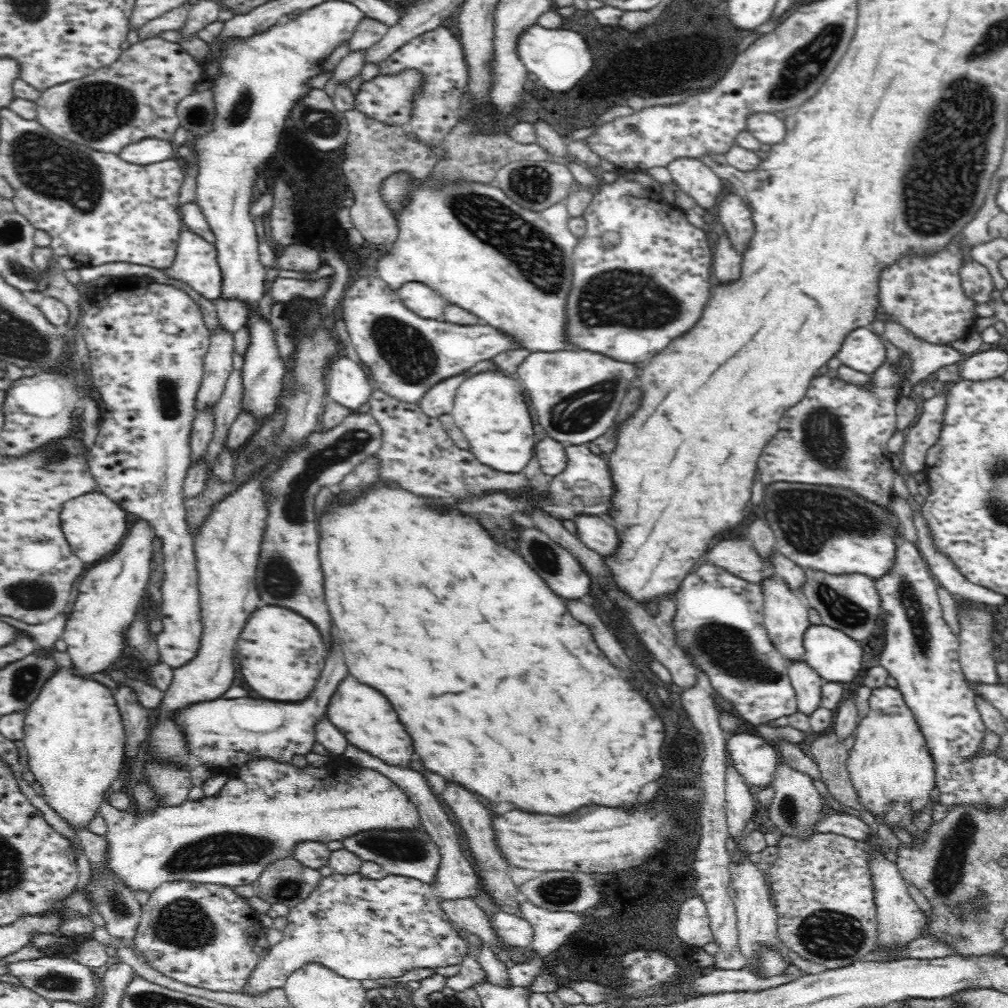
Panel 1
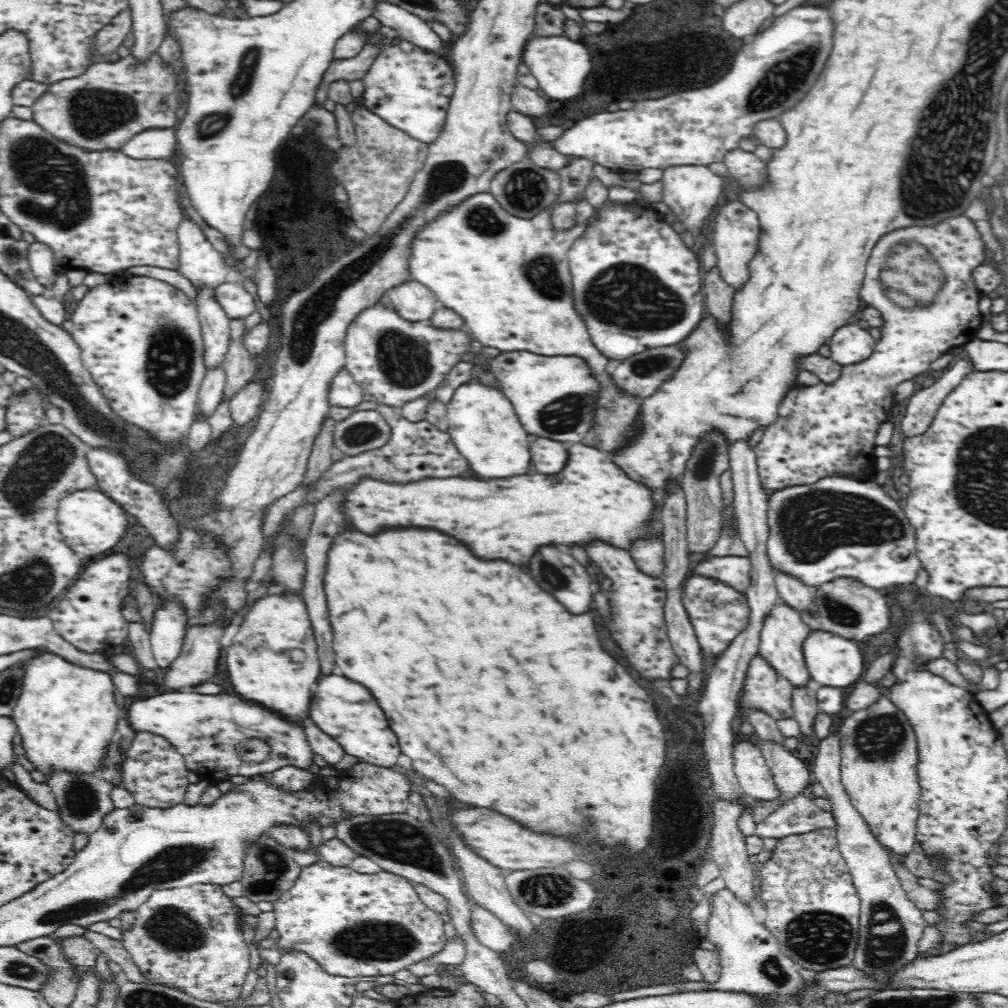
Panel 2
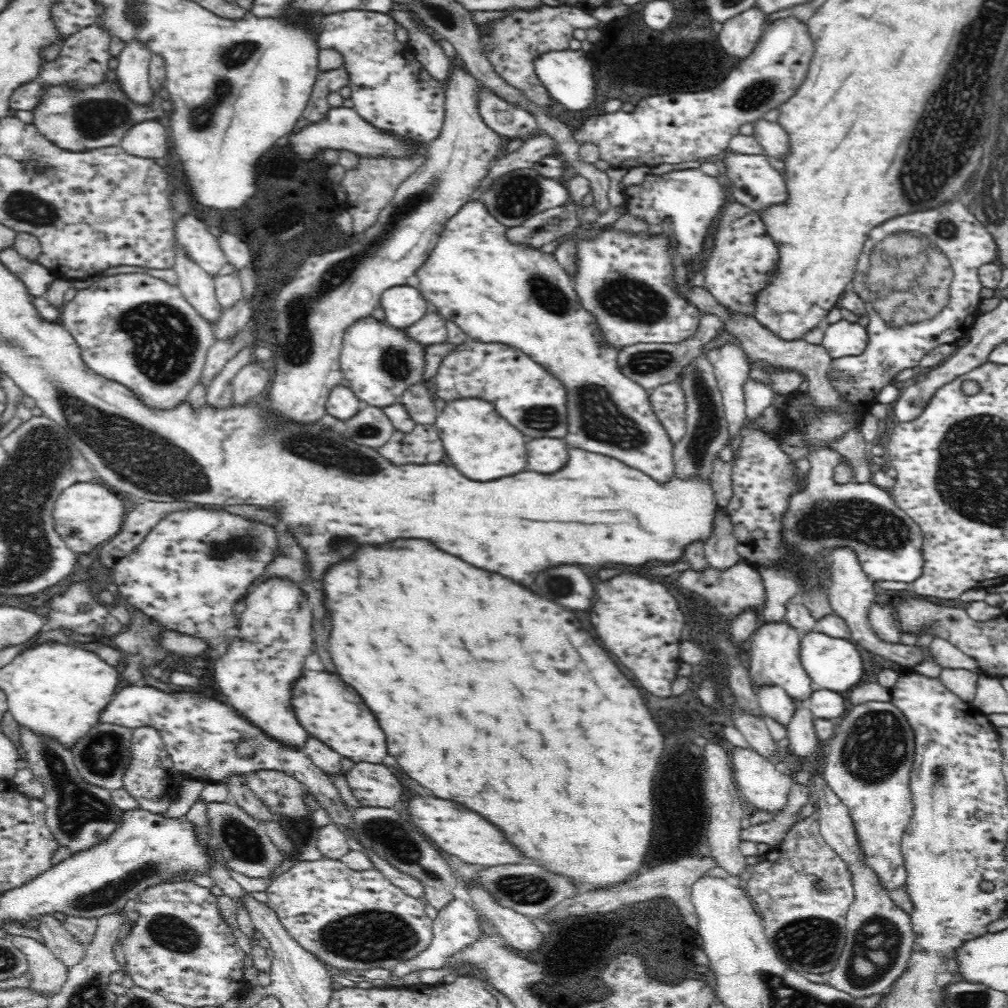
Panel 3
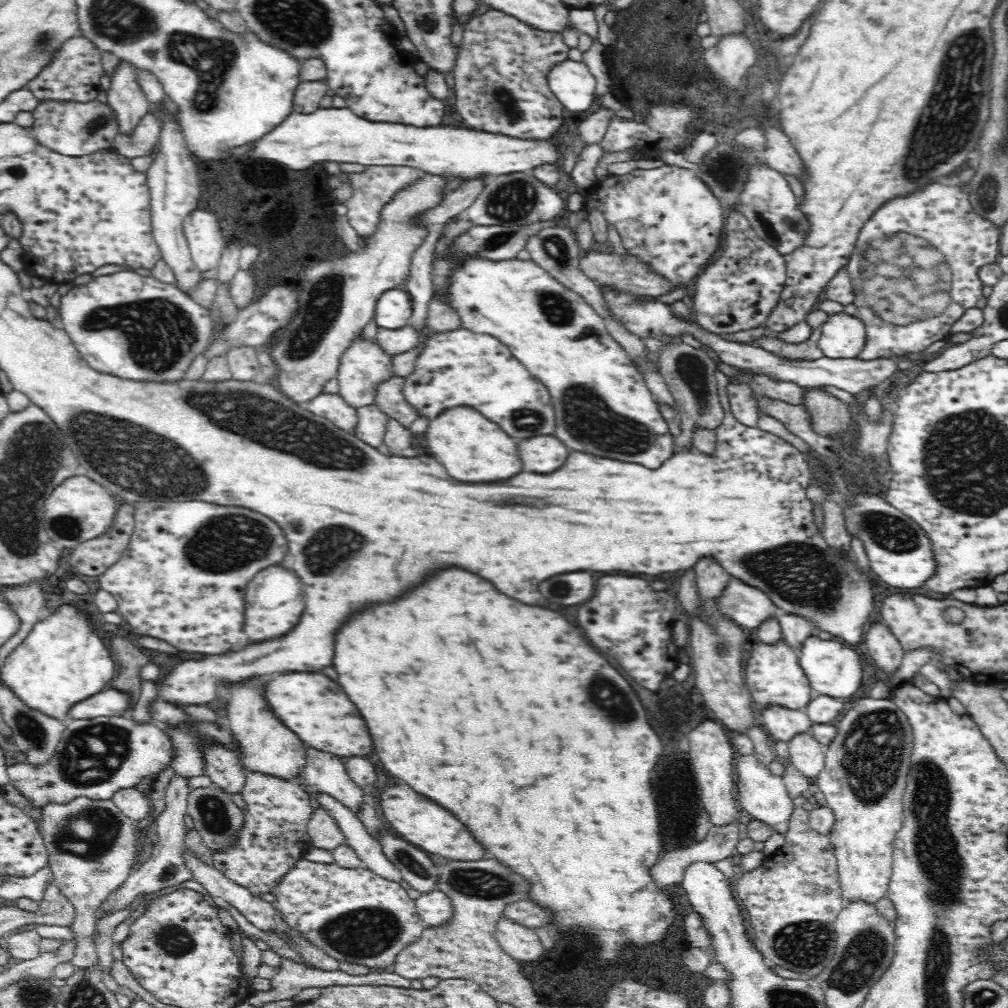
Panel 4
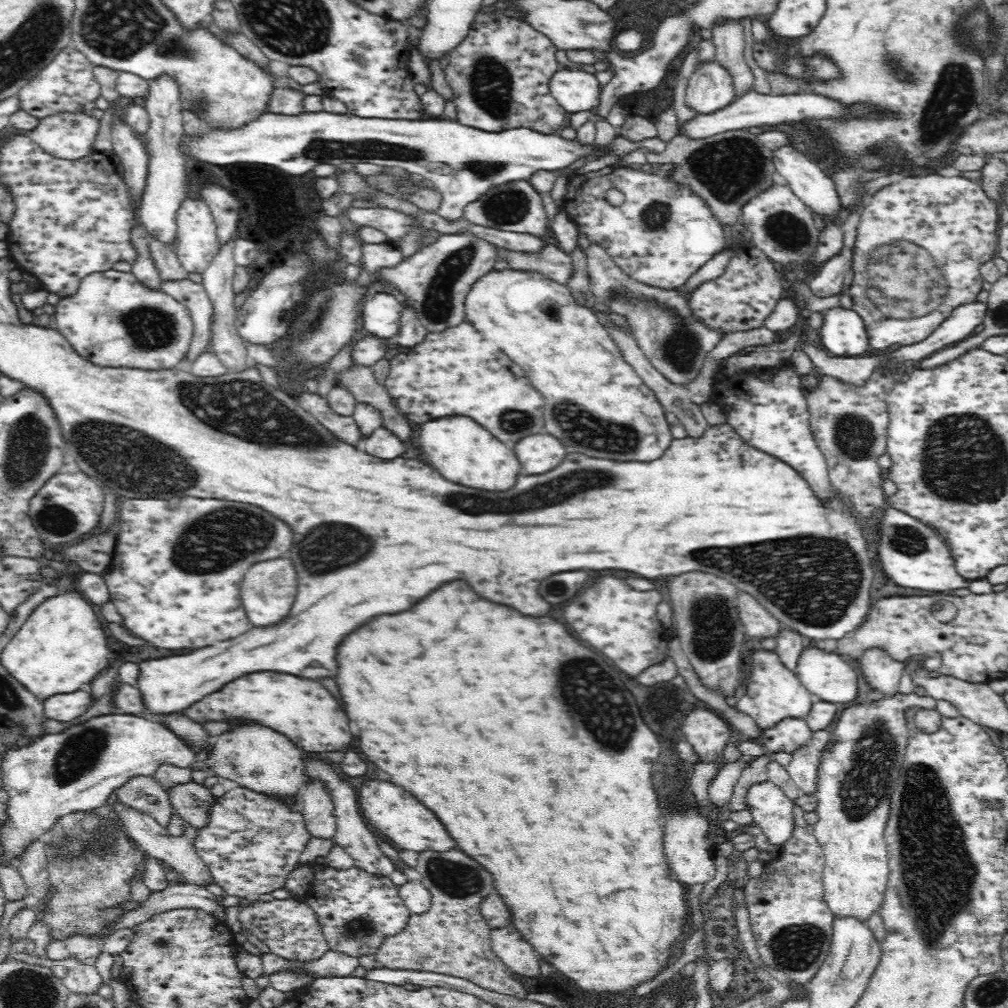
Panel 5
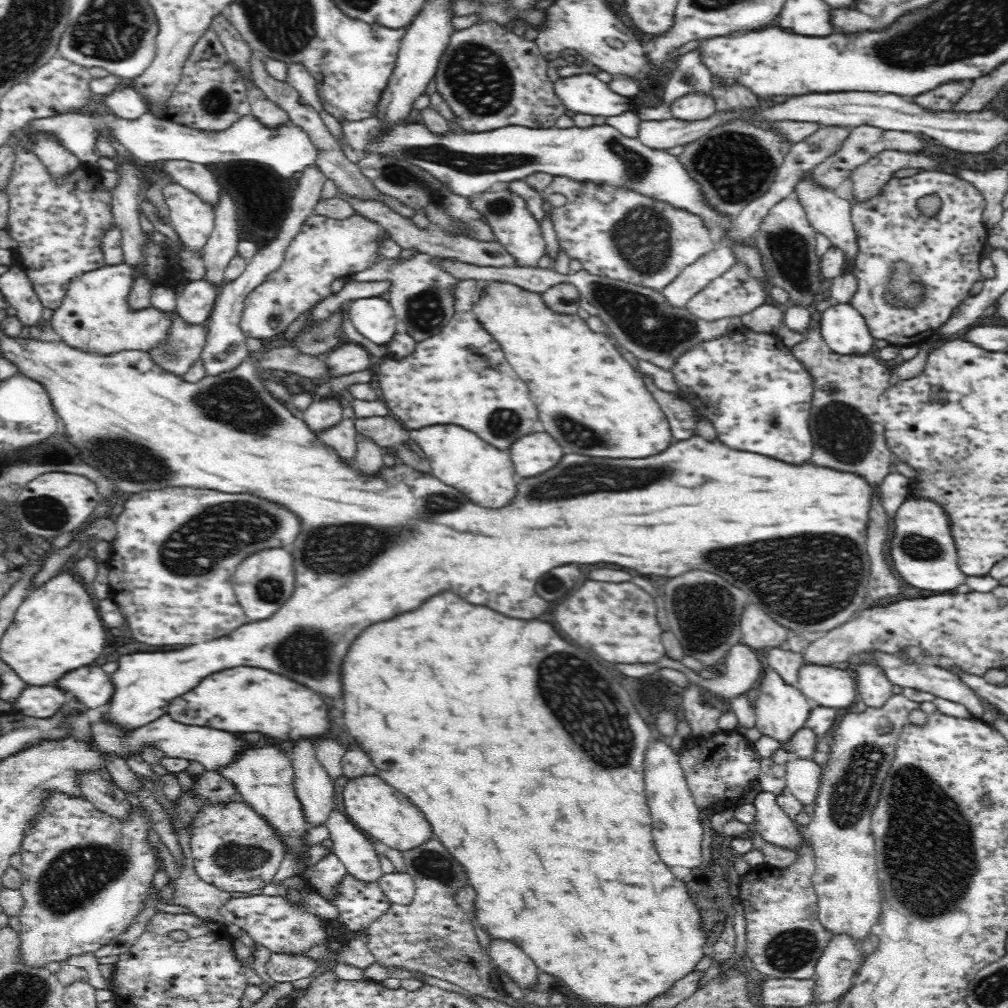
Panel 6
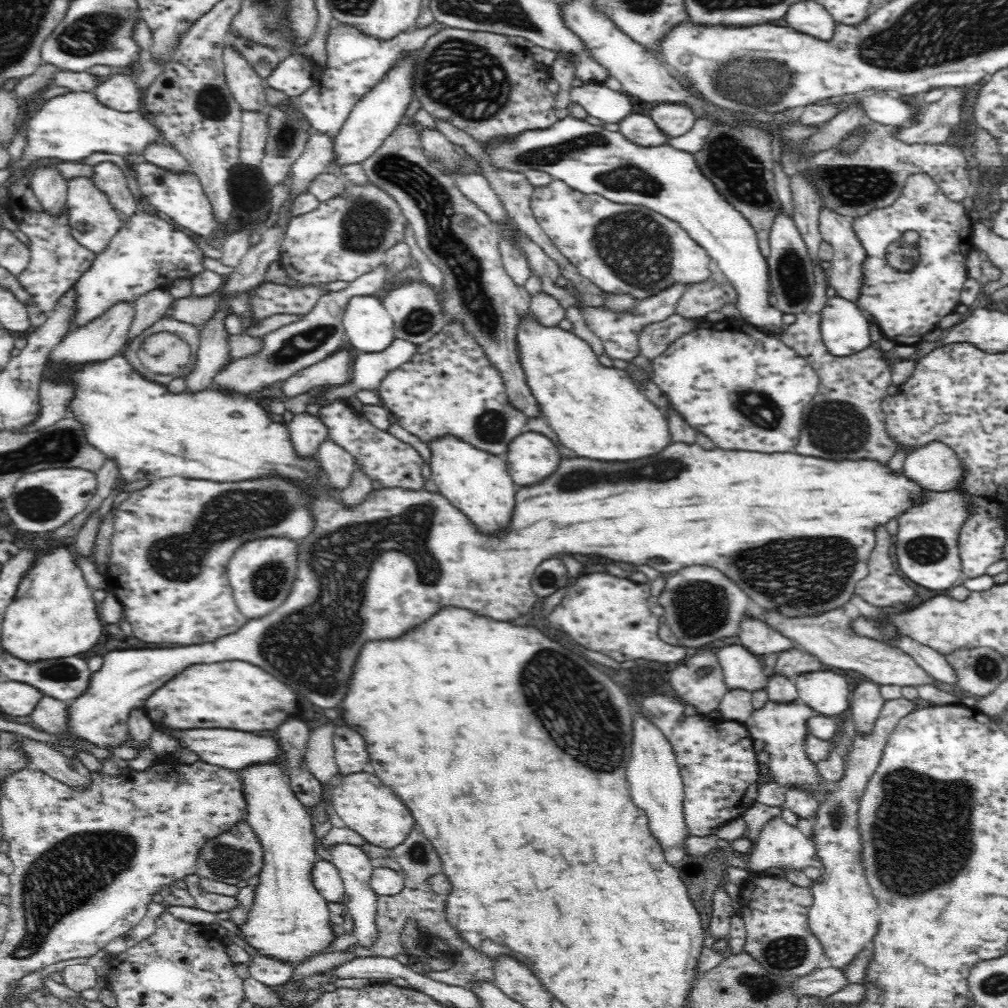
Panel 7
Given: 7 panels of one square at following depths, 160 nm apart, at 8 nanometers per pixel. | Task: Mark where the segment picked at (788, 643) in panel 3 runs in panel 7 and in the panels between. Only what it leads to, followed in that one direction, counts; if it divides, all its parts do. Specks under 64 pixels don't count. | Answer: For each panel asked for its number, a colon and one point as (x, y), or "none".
4: (773, 675)
5: (774, 693)
6: (781, 710)
7: (782, 727)

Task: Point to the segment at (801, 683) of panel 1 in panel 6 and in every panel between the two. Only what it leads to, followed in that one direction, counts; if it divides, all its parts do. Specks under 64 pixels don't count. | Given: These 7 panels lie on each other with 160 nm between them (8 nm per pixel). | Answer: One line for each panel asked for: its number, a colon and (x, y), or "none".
2: (804, 699)
3: (803, 740)
4: (805, 753)
5: (804, 767)
6: (803, 776)

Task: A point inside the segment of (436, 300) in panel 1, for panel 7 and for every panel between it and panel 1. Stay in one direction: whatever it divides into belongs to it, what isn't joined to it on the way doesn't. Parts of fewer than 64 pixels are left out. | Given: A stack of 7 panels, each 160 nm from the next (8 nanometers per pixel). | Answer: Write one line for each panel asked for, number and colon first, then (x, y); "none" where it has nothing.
2: (413, 301)
3: (404, 306)
4: (394, 308)
5: (381, 314)
6: (374, 317)
7: (370, 328)

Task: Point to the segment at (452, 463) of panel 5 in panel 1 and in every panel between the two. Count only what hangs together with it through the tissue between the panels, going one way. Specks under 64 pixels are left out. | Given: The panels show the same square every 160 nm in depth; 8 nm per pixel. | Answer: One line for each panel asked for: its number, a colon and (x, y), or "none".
1: (490, 409)
2: (483, 426)
3: (483, 446)
4: (472, 450)

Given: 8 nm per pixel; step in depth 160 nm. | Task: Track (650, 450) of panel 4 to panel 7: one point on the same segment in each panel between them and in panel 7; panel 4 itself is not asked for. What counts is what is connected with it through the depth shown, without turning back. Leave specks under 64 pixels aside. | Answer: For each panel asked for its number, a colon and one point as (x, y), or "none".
5: (569, 357)
6: (579, 380)
7: (596, 410)

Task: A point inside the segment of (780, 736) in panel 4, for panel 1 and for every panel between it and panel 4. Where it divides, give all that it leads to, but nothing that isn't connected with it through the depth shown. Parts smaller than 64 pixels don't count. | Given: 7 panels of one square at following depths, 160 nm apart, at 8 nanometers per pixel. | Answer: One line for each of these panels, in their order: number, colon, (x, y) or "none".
1: (718, 622)
2: (764, 690)
3: (774, 701)

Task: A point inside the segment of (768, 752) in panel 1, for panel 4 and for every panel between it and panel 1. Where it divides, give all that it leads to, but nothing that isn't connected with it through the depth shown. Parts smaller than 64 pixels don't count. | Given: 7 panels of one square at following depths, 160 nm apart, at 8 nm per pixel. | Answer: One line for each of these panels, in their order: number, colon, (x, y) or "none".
2: (752, 772)
3: (765, 785)
4: (764, 796)

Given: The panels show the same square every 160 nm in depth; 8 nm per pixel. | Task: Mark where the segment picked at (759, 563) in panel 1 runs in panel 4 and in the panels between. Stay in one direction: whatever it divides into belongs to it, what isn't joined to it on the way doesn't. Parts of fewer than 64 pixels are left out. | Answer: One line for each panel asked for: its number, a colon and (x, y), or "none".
2: (735, 571)
3: (731, 591)
4: (747, 605)

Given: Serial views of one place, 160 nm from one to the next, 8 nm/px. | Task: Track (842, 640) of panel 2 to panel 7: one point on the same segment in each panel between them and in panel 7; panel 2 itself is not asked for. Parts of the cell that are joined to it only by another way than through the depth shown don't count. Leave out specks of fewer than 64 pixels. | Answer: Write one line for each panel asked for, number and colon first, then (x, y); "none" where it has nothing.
3: (832, 663)
4: (833, 668)
5: (832, 678)
6: (831, 687)
7: (826, 693)

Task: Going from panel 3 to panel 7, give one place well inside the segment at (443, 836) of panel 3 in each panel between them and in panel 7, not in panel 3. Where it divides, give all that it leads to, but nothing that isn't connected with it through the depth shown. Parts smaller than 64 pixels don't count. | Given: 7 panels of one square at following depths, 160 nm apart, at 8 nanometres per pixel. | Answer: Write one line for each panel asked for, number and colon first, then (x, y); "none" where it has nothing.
4: (422, 824)
5: (388, 808)
6: (371, 804)
7: (367, 806)

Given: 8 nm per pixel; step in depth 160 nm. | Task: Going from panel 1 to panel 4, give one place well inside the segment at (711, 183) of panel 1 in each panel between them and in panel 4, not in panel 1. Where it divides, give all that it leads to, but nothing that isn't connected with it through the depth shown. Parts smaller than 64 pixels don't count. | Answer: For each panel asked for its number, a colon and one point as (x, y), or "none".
2: (692, 191)
3: (691, 199)
4: (671, 199)

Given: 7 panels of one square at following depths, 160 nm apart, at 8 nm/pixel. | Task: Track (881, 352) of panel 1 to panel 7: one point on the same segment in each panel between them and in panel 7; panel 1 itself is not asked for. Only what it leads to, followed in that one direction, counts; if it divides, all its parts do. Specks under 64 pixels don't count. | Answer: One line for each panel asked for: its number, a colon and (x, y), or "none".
2: (850, 344)
3: (841, 339)
4: (842, 336)
5: (843, 333)
6: (843, 328)
7: (845, 329)

